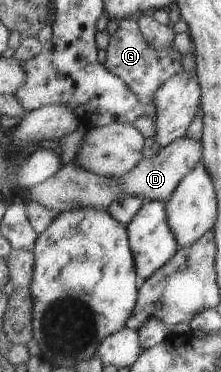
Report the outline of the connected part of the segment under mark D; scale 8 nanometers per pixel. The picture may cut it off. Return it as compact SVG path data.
M178 138L160 151L153 158L144 158L138 166L134 166L124 176L105 177L94 174L86 168L82 168L78 162L71 160L60 168L59 172L52 178L41 182L29 189L30 201L40 202L46 208L69 212L77 208L100 208L109 209L118 198L126 196L140 196L147 201L164 200L168 202L174 194L178 184L194 170L194 166L203 159L204 144L203 138Z

